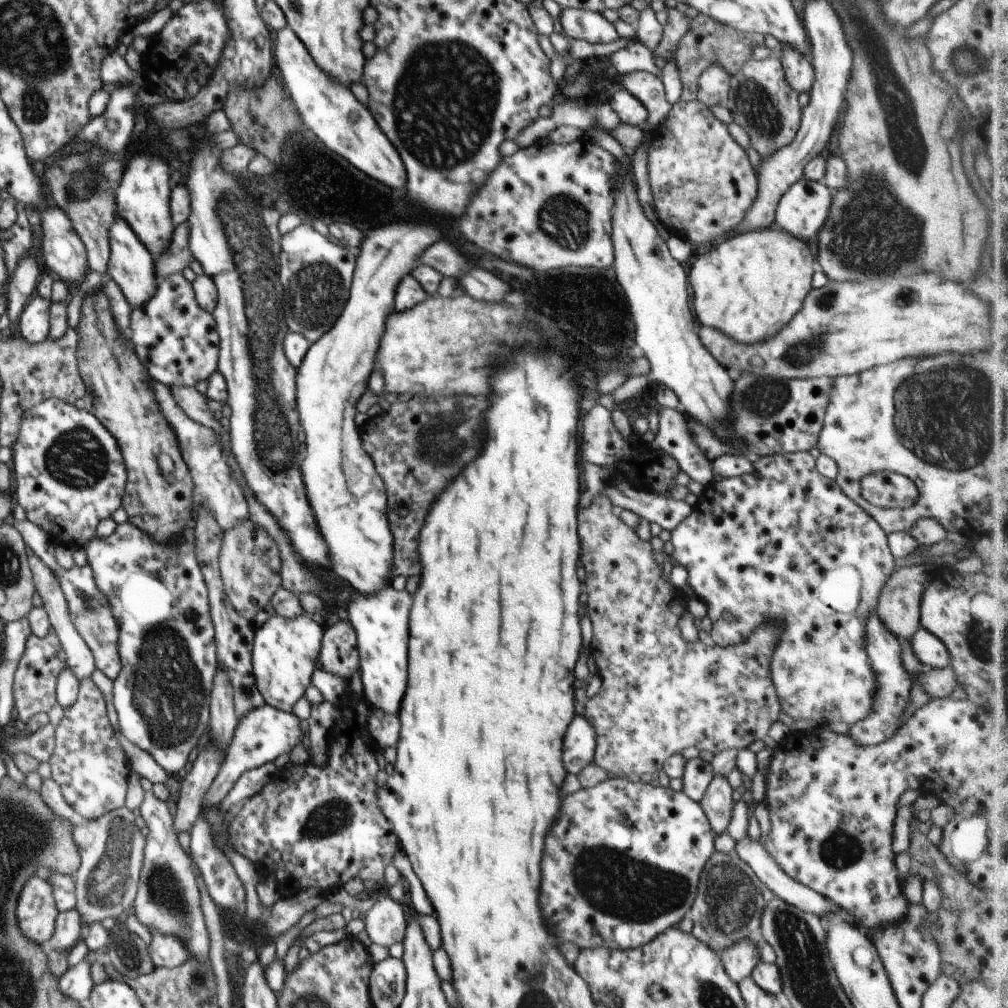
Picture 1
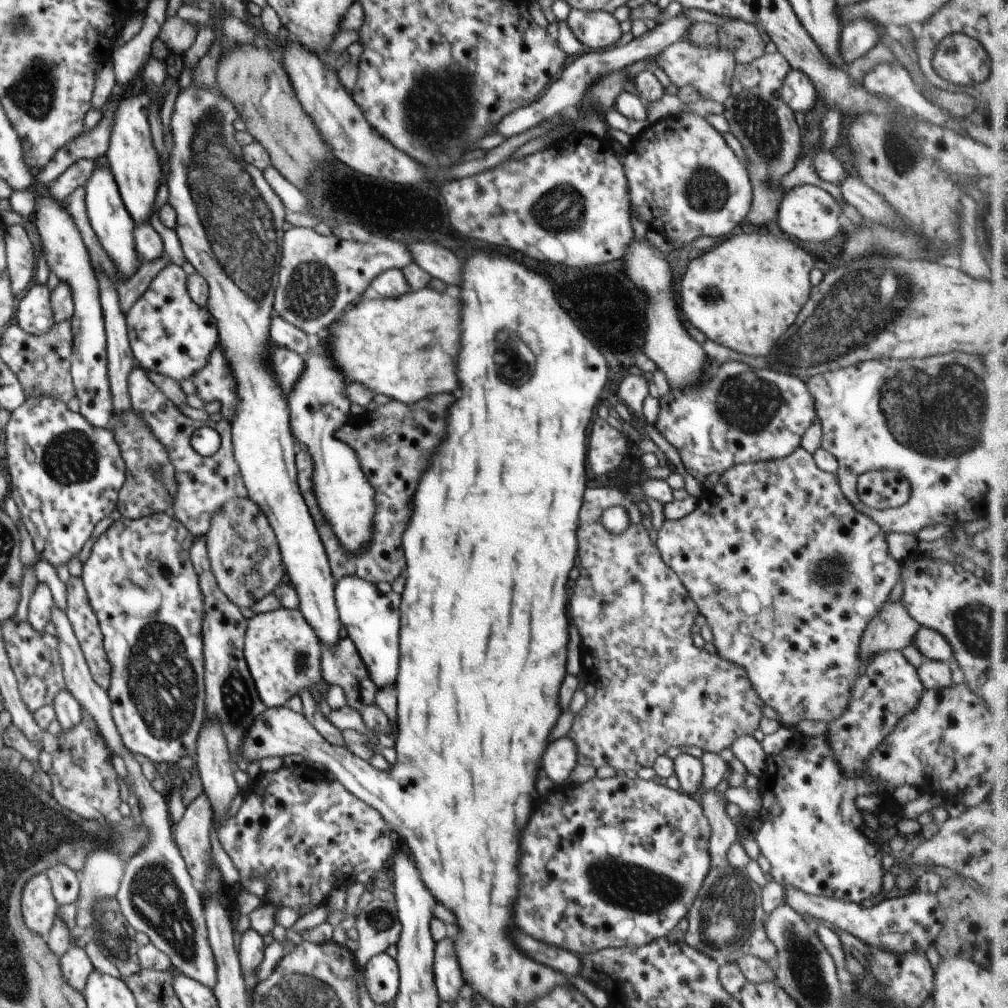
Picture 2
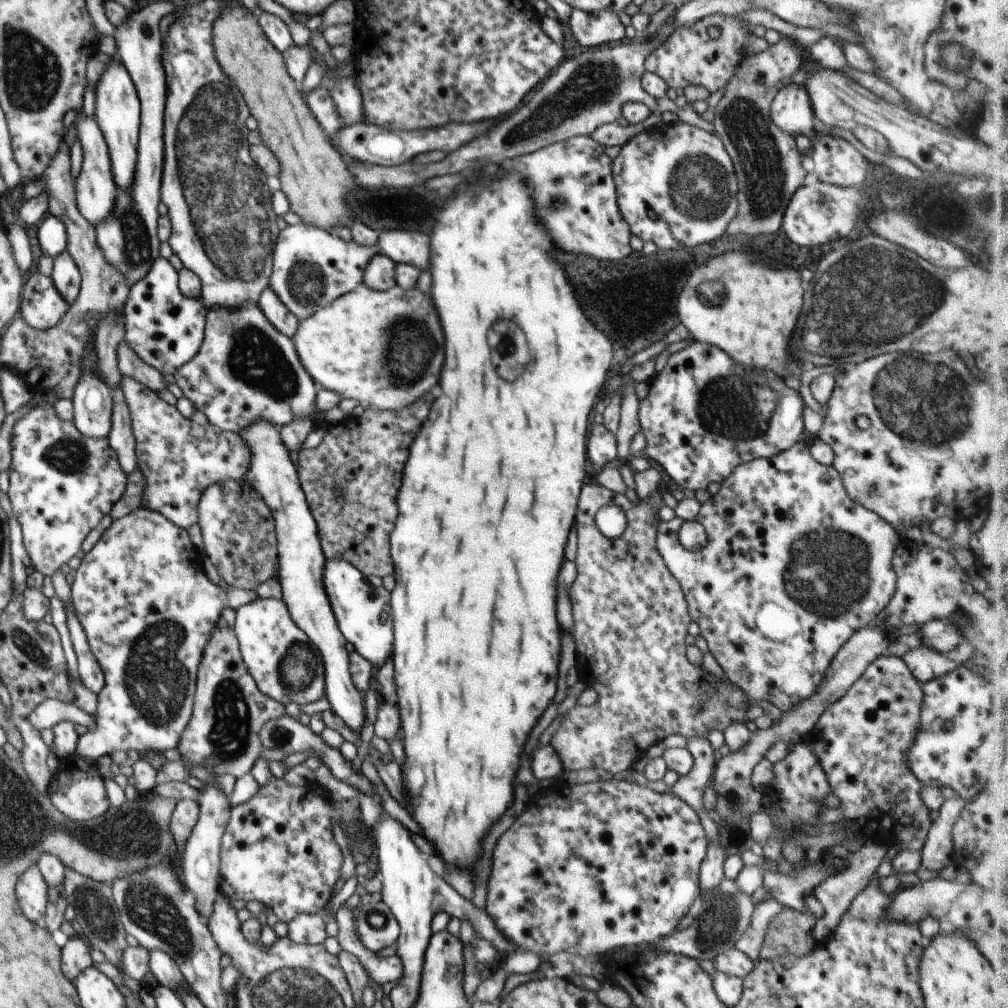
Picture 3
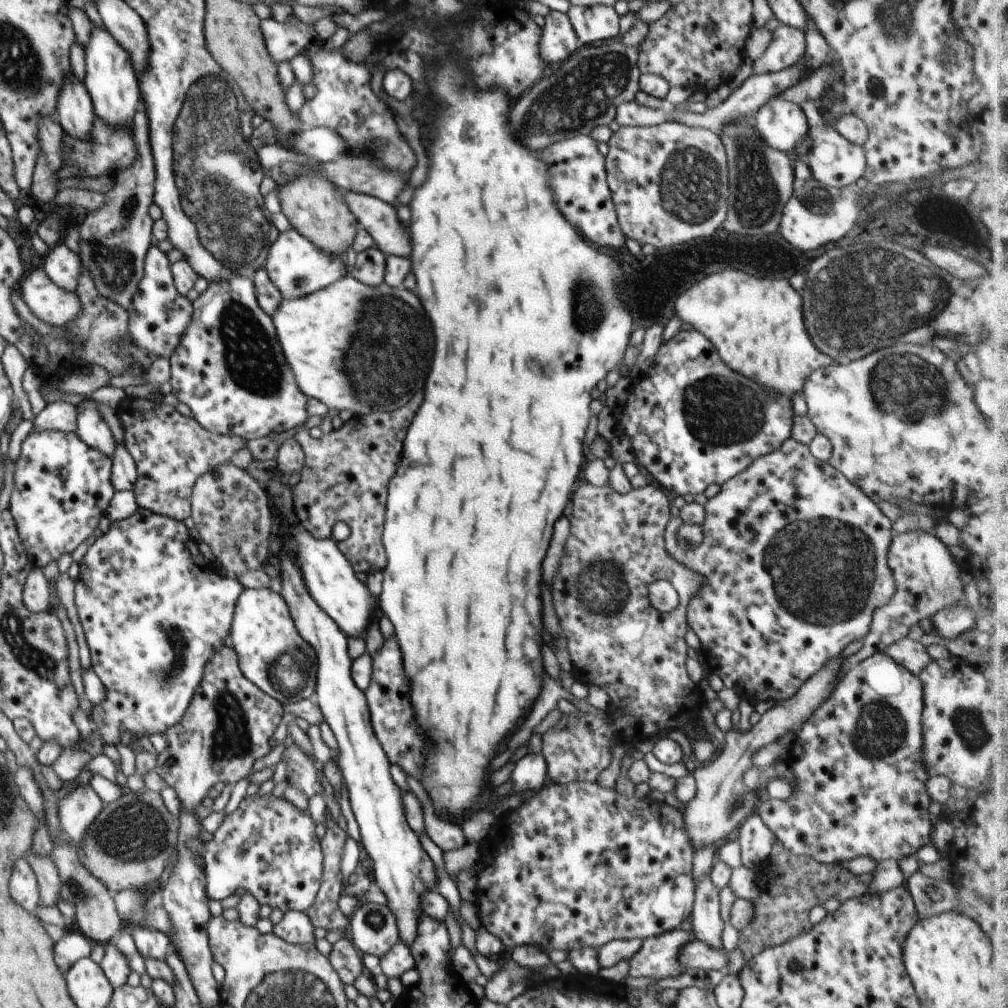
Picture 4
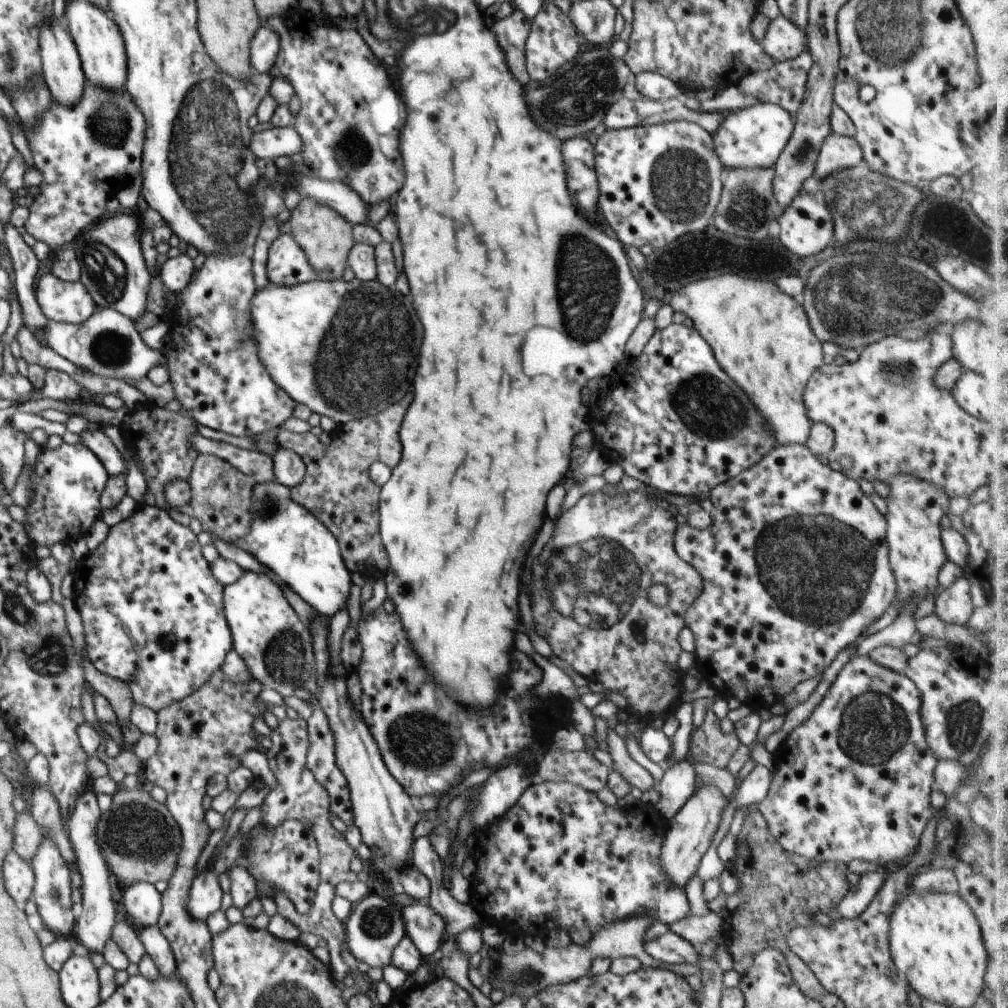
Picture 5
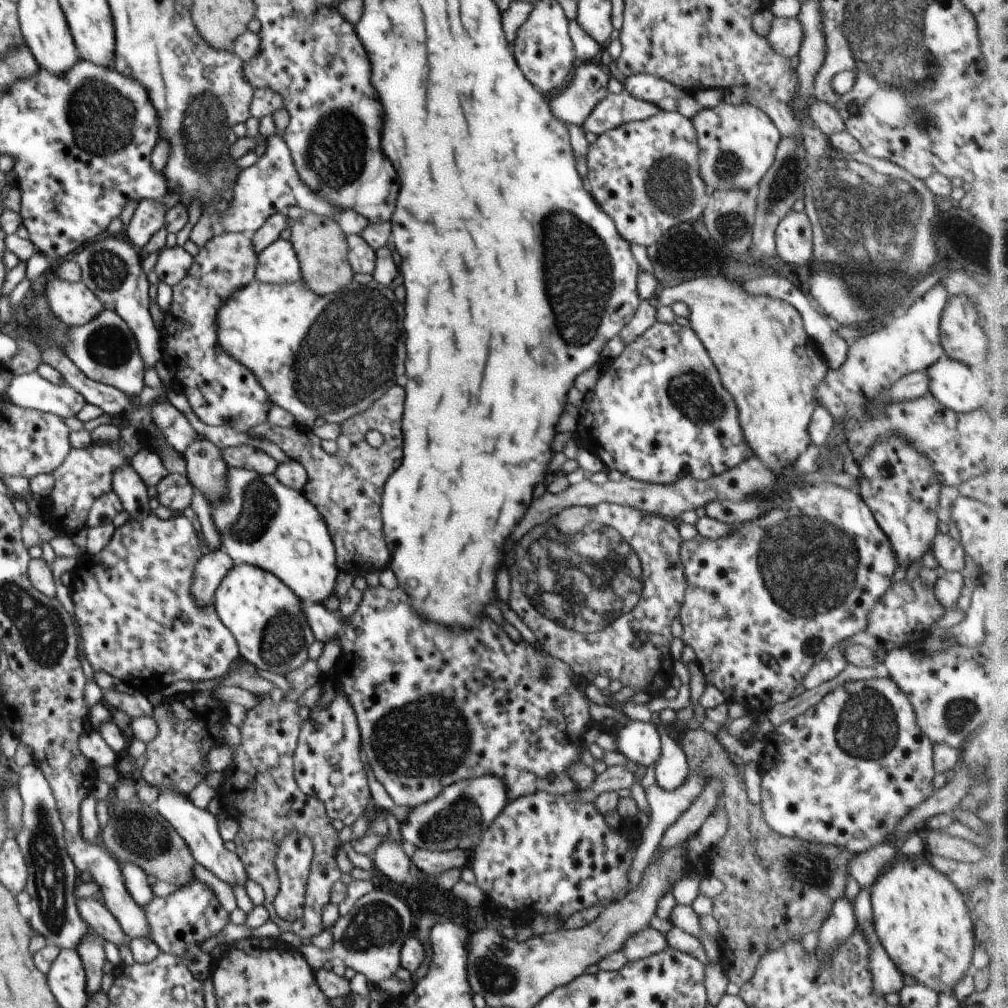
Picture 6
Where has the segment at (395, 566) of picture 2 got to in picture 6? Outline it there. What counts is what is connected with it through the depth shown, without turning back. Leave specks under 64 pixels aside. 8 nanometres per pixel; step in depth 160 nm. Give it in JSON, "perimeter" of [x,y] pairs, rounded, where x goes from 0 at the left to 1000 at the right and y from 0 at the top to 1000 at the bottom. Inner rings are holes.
{"perimeter":[[[391,383],[377,397],[373,397],[363,409],[353,411],[339,419],[337,433],[333,437],[336,443],[333,444],[333,448],[329,448],[329,452],[319,446],[317,435],[312,431],[311,427],[301,422],[276,424],[260,419],[246,429],[248,433],[256,433],[260,437],[274,440],[288,455],[296,458],[304,466],[305,478],[301,490],[309,500],[312,500],[324,522],[325,529],[331,538],[336,568],[375,568],[383,563],[383,558],[387,557],[388,549],[380,528],[378,500],[382,479],[389,468],[397,463],[400,454],[399,407],[401,407],[401,385]],[[368,427],[374,427],[381,434],[381,440],[377,444],[369,444],[363,438],[363,431]]]}

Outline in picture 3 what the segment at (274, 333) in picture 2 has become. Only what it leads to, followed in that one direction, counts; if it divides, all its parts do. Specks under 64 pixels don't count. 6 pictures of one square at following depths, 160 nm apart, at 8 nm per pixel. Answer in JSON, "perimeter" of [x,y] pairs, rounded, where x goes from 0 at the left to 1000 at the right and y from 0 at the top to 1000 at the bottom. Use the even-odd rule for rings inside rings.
{"perimeter":[[[263,286],[259,290],[256,299],[256,305],[262,311],[262,313],[268,318],[268,321],[277,327],[281,332],[290,335],[297,324],[297,317],[292,313],[280,300],[274,291],[268,286]]]}

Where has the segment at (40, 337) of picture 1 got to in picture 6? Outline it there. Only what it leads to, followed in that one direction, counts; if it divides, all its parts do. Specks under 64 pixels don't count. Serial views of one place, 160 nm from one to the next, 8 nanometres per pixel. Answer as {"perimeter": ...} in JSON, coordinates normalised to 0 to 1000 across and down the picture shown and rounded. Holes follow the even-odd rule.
{"perimeter":[[[52,278],[46,284],[45,296],[56,315],[67,323],[83,322],[103,310],[101,298],[95,295],[80,279]]]}

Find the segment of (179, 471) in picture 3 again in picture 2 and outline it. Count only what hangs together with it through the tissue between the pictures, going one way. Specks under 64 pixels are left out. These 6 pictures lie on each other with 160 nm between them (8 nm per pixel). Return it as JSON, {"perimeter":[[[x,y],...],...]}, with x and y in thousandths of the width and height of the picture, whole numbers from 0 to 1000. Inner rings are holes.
{"perimeter":[[[135,363],[127,373],[127,385],[130,395],[130,406],[141,413],[143,421],[149,425],[153,435],[167,446],[167,454],[173,462],[173,472],[177,487],[169,510],[192,532],[204,531],[208,524],[210,512],[230,494],[245,494],[245,486],[240,470],[232,454],[229,421],[225,417],[214,420],[193,418],[184,413],[177,404],[153,383],[142,365]],[[207,421],[218,432],[219,441],[216,448],[209,453],[198,452],[189,441],[192,427]]]}

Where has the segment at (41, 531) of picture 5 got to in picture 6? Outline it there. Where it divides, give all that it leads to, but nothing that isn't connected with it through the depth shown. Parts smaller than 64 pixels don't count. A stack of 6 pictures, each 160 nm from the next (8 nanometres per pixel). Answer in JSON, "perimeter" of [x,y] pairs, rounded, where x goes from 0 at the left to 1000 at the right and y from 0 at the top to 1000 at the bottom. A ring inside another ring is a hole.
{"perimeter":[[[131,423],[119,424],[119,438],[107,437],[102,441],[89,440],[86,444],[70,444],[65,456],[52,468],[54,482],[50,491],[39,497],[41,515],[52,520],[53,526],[59,526],[66,531],[84,523],[91,500],[101,490],[112,487],[111,474],[113,466],[129,461],[129,454],[142,444],[142,429]]]}

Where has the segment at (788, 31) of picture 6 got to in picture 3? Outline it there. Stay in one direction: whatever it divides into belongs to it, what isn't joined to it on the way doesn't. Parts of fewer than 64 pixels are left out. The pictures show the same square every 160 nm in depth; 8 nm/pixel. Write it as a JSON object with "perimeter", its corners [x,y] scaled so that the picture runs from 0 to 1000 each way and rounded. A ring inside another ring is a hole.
{"perimeter":[[[776,37],[769,45],[763,45],[752,55],[738,56],[730,66],[729,73],[722,79],[717,98],[709,107],[709,119],[706,121],[710,133],[716,138],[718,147],[723,151],[732,178],[733,205],[731,213],[724,219],[720,230],[723,234],[739,233],[742,236],[752,232],[763,233],[776,229],[777,214],[786,193],[795,186],[800,170],[797,166],[796,152],[790,146],[789,137],[768,123],[765,118],[765,103],[775,83],[784,79],[785,75],[795,66],[798,48],[784,38]]]}

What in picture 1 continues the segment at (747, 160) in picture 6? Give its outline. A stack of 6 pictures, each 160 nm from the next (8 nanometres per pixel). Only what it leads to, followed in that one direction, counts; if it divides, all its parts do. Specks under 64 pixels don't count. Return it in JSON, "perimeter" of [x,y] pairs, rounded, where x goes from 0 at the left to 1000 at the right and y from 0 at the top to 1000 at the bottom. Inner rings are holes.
{"perimeter":[[[778,45],[772,59],[779,69],[780,79],[790,91],[804,91],[809,69],[803,57],[798,56],[792,49]]]}

